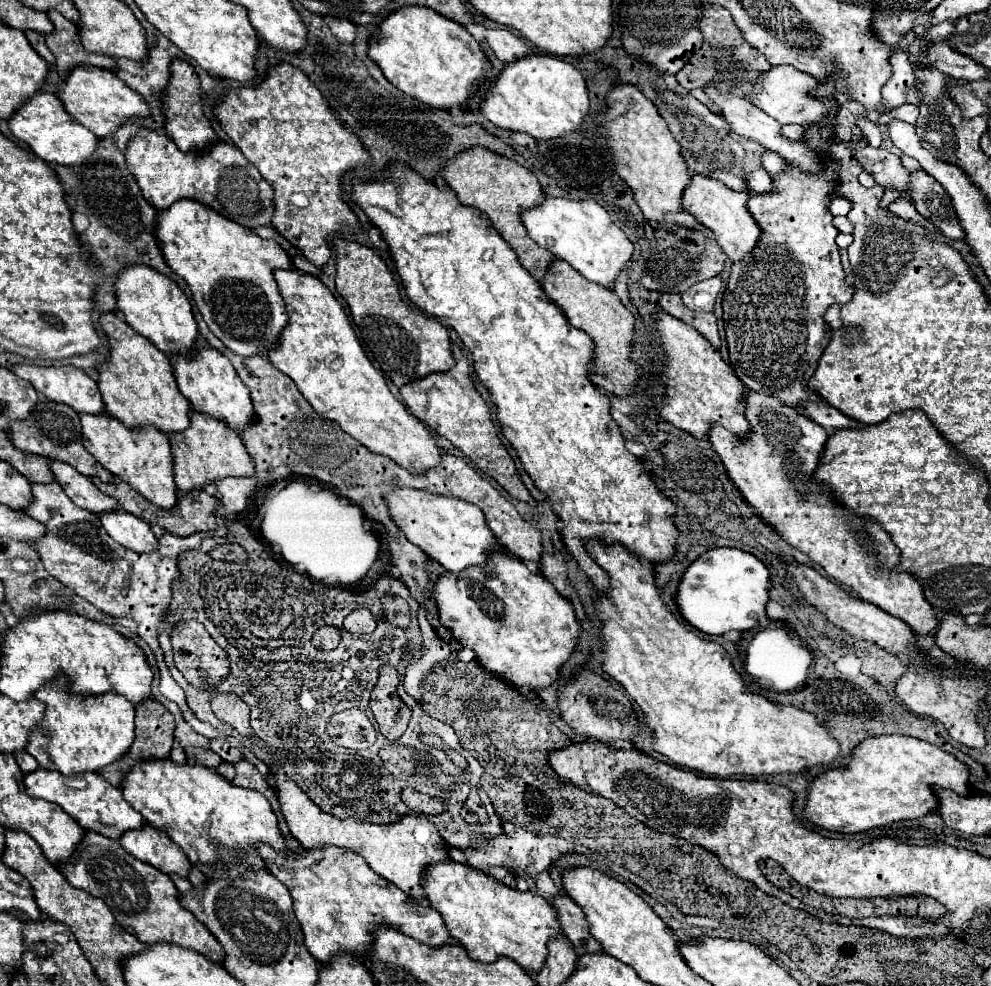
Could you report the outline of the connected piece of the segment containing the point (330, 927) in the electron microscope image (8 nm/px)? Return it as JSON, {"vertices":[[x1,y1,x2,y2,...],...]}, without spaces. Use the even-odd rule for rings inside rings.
{"vertices":[[259,844,255,850,263,856,267,870,287,886,295,916,305,934,305,946,319,962,327,962,337,952,351,952,365,958,371,952,371,932,379,926,393,926,429,946,441,946,449,938,439,912,375,874,355,852,337,846,317,846,303,850,303,854,291,850,281,854,267,844]]}

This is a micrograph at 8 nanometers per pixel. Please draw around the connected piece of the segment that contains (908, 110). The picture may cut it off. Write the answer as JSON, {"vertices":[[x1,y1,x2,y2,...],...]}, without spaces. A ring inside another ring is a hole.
{"vertices":[[905,103,903,106,900,106,889,113,882,114,879,119,879,124,887,125,890,121,897,119,914,125,917,122,918,116,919,109,912,104]]}

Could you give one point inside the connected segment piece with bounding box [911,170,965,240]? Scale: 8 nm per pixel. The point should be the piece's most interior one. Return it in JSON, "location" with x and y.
{"location":[931,201]}

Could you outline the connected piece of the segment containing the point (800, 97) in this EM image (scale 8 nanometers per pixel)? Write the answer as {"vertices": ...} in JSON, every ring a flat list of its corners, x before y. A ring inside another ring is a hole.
{"vertices":[[771,66,767,72,759,74,755,84,753,84,753,90,751,90,751,96,747,96,747,100,751,104,755,104,757,108,761,108,765,114,769,114,771,118,775,118,779,124,799,124,799,126,805,126,805,124,813,124,813,122,819,122,819,120,825,120,829,116,831,110,835,110,839,104,835,100,821,100,811,96,811,88,815,88,817,80,799,72,797,68,791,68,791,66]]}

